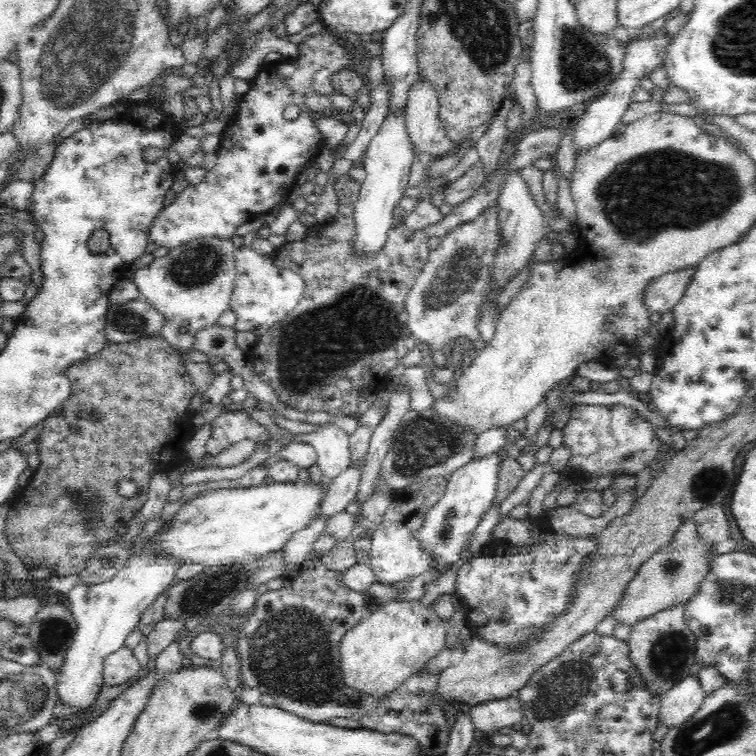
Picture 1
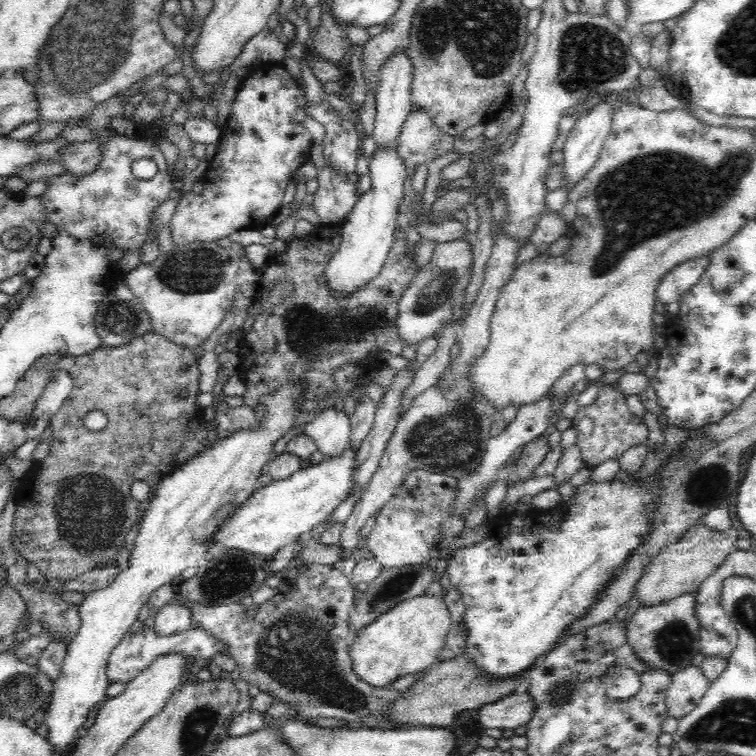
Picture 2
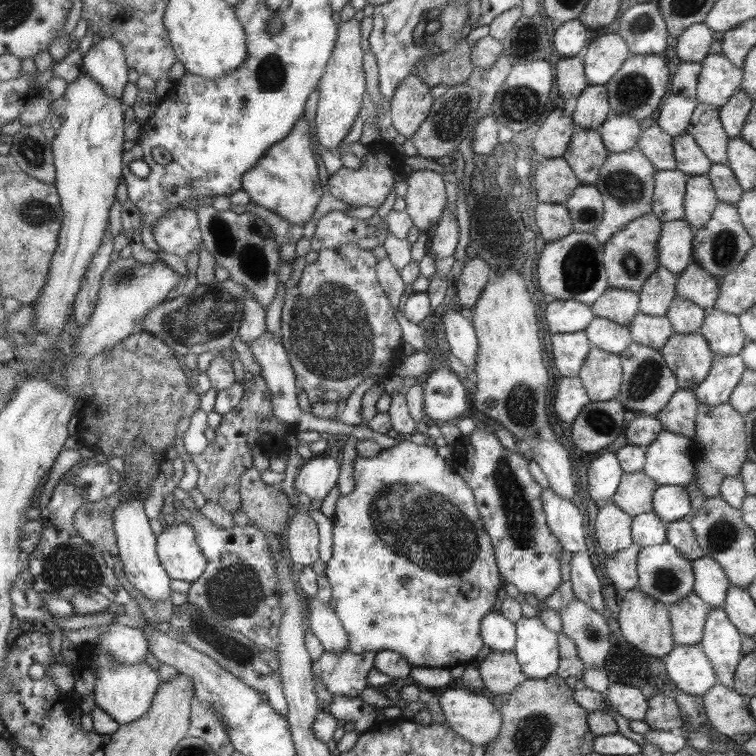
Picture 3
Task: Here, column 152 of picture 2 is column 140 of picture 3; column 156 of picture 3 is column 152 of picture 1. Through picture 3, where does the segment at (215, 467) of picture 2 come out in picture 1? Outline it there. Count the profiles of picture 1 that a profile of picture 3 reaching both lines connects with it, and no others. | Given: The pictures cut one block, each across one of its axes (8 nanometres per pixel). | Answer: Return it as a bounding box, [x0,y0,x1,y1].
[56,554,182,710]

